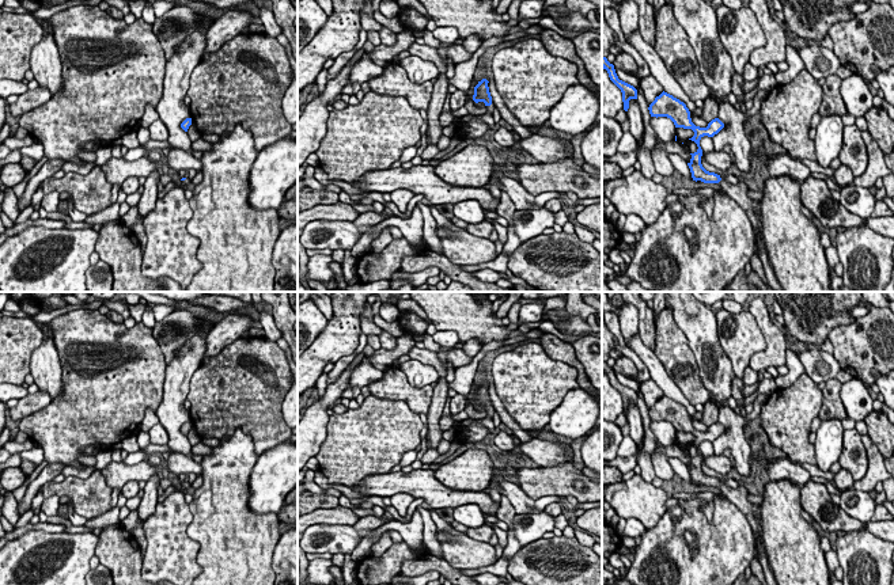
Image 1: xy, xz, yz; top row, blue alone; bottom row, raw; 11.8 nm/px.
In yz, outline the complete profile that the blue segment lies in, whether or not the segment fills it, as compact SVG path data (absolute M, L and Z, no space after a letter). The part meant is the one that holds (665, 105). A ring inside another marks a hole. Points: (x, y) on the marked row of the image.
M664 91L655 98L648 110L651 117L667 117L674 122L675 128L692 129L694 132L694 136L689 140L694 141L698 149L690 153L692 159L687 163L693 181L719 183L721 190L745 209L753 224L754 236L758 235L764 239L761 214L758 213L759 204L749 198L746 182L740 179L738 185L732 185L721 179L720 175L707 171L701 164L702 149L700 147L700 140L704 136L713 137L724 128L724 124L719 118L715 118L707 128L696 126L692 122L690 111L686 105Z

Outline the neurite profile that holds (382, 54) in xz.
M402 30L397 34L397 42L394 46L379 45L367 53L371 61L382 68L391 64L393 57L401 52L406 52L412 43L416 42L416 37L409 30Z

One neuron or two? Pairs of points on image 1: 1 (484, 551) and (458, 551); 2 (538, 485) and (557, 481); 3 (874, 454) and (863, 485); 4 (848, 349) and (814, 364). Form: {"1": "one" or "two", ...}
{"1": "one", "2": "one", "3": "one", "4": "two"}

